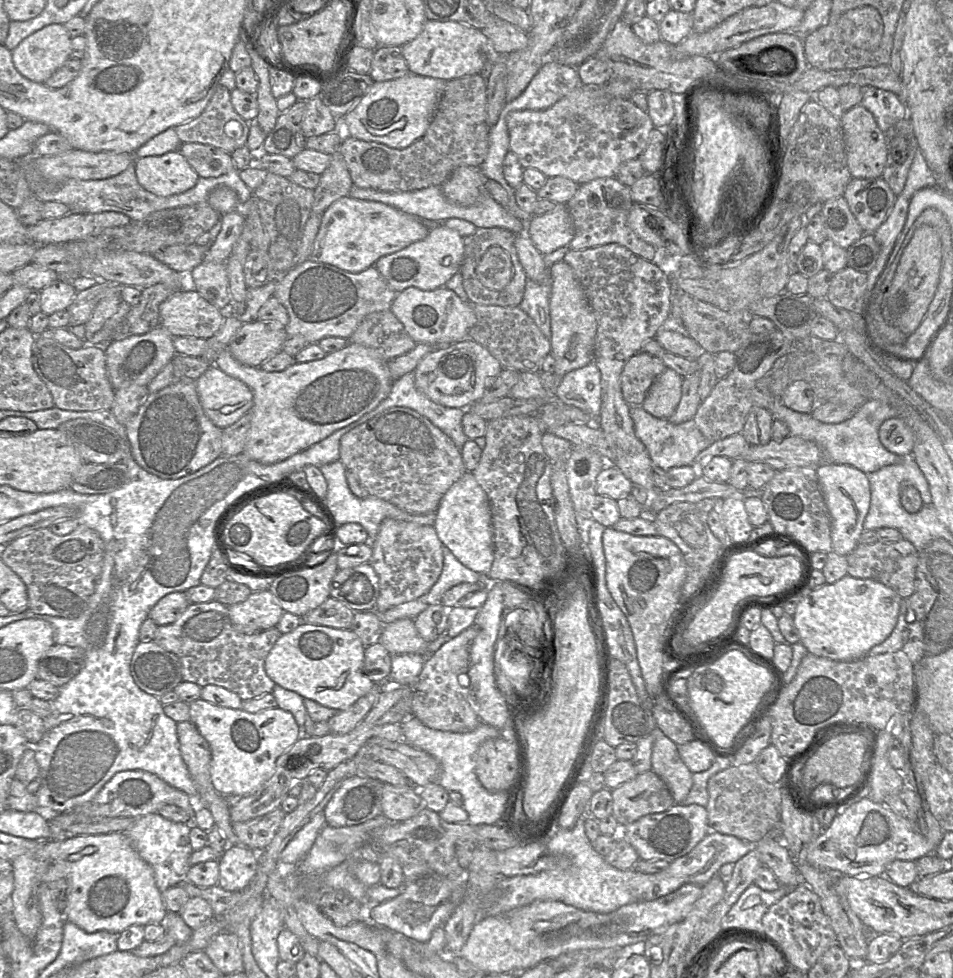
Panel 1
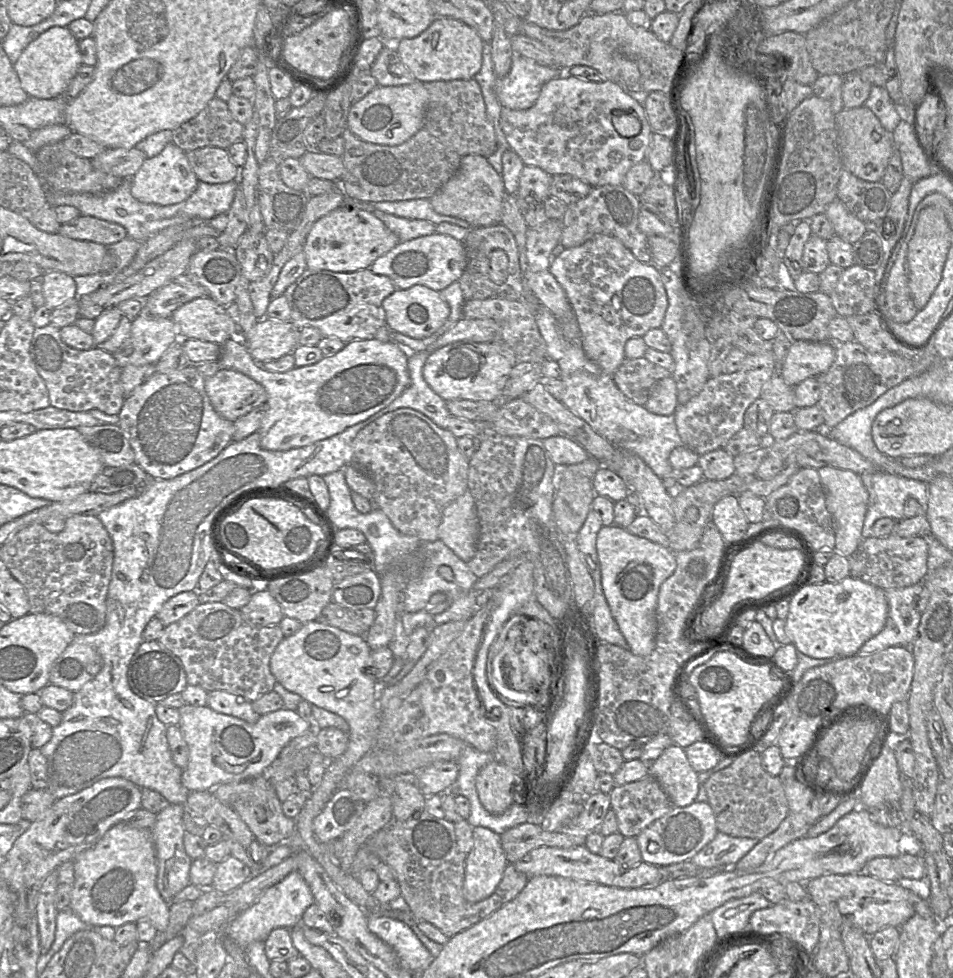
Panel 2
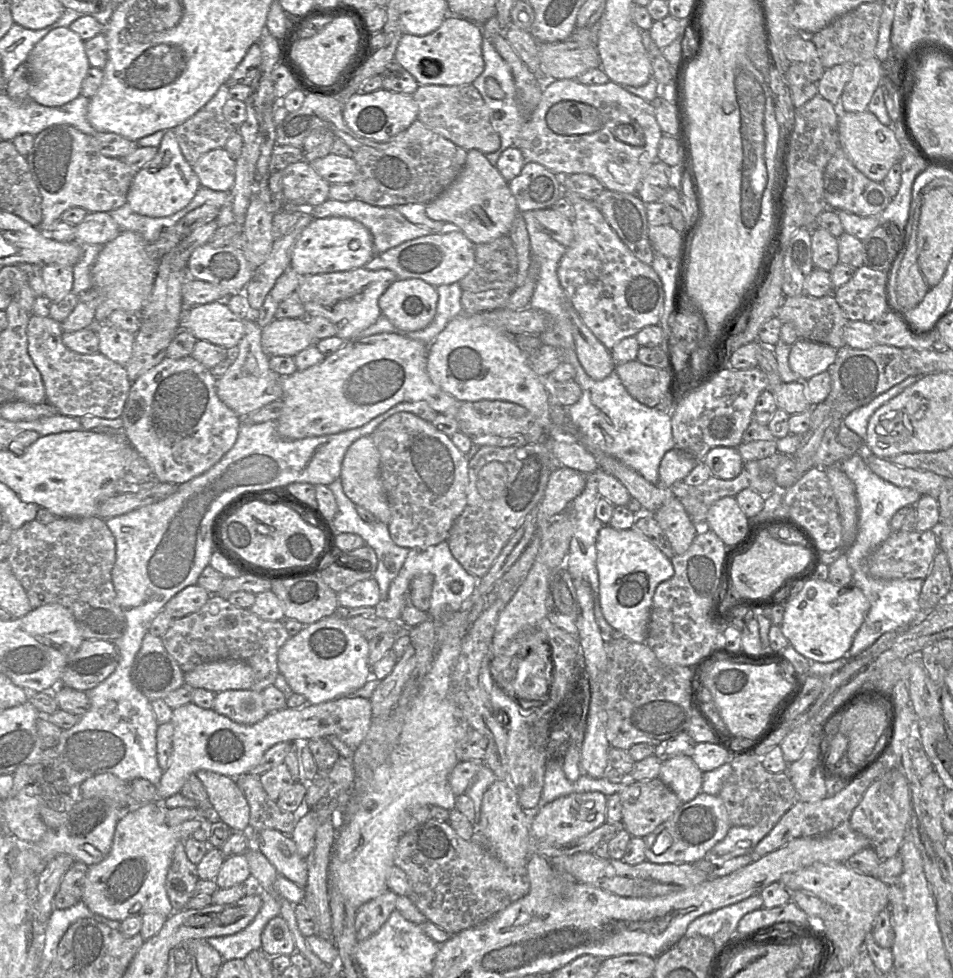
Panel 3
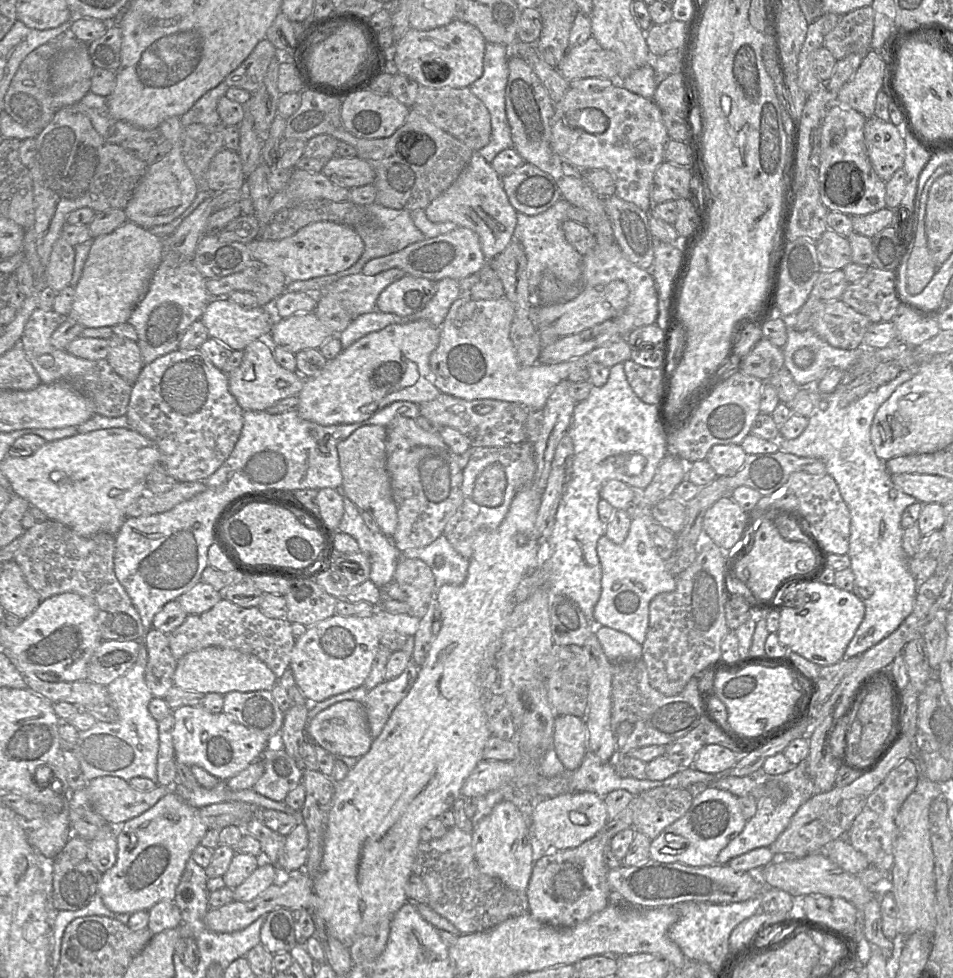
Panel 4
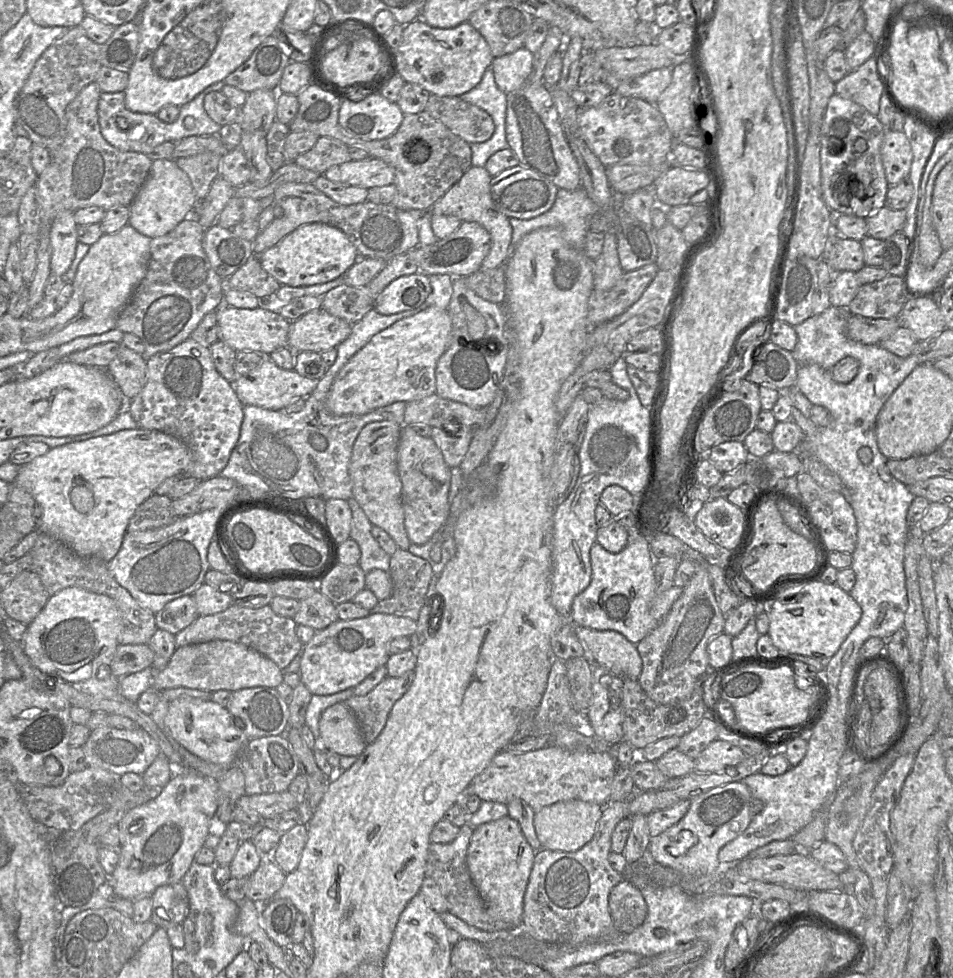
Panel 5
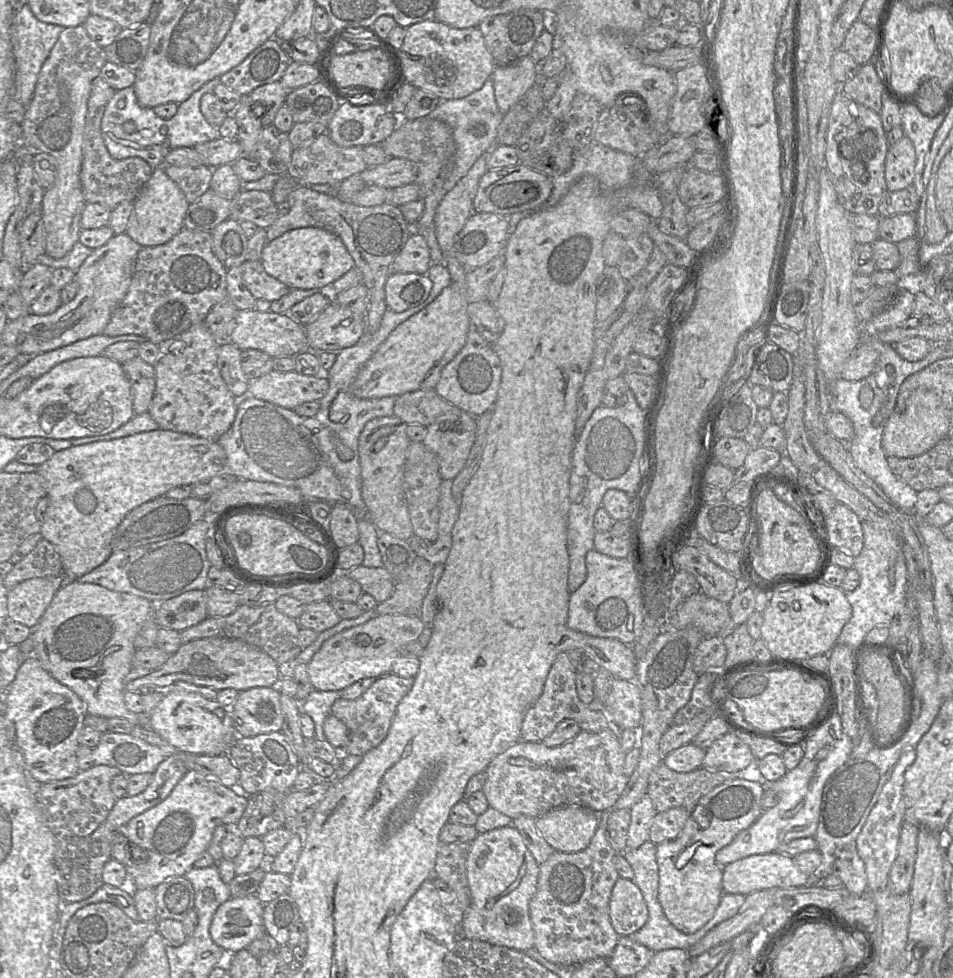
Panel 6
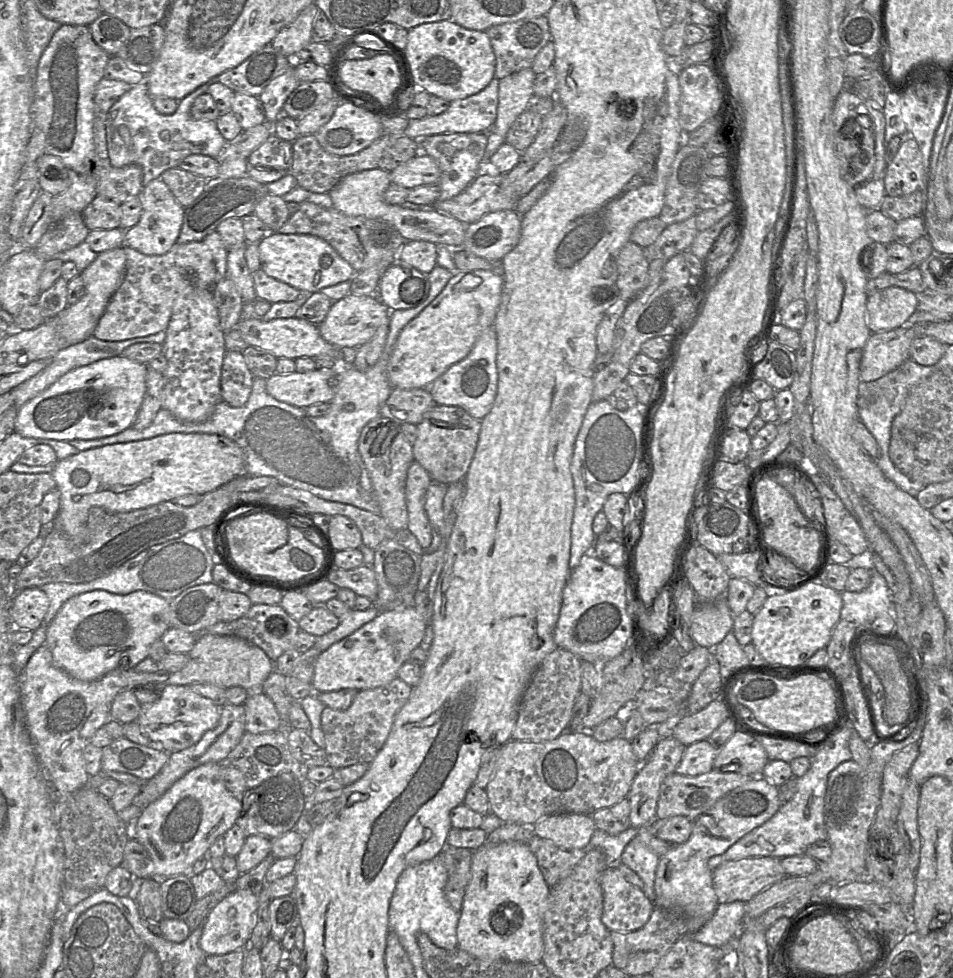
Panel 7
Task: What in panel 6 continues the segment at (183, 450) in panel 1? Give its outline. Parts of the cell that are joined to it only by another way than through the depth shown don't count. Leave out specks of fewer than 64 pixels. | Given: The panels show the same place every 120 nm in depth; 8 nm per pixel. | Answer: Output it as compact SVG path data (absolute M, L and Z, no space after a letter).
M200 322L158 346L156 387L148 413L162 430L218 441L233 424L238 403L218 368L220 341Z

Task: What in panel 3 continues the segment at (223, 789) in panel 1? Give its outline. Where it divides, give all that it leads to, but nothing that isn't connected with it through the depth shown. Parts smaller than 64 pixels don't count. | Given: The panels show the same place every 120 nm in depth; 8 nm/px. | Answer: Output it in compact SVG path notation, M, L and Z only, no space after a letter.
M340 697L320 704L306 704L301 708L290 708L270 712L261 721L245 725L239 724L230 718L221 715L213 709L204 709L193 702L173 709L171 723L173 725L172 754L168 769L163 772L157 787L157 799L166 798L180 793L181 789L191 774L199 770L207 770L221 775L236 778L246 773L259 764L265 752L281 742L302 742L315 738L326 738L334 735L351 749L356 749L366 737L373 720L372 706L370 699L363 697Z

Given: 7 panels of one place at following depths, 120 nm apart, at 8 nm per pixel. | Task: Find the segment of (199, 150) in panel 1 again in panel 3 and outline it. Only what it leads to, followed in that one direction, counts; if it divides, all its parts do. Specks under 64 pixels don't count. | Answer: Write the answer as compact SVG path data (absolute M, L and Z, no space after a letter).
M225 148L213 149L192 165L200 185L215 191L230 192L235 181L236 160Z

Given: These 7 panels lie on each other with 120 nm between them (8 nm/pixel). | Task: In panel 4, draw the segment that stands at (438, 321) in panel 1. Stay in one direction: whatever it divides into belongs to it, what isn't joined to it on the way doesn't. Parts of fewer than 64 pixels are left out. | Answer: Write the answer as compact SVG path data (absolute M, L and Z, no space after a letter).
M406 274L380 293L376 309L398 316L412 315L421 311L434 294L435 282Z

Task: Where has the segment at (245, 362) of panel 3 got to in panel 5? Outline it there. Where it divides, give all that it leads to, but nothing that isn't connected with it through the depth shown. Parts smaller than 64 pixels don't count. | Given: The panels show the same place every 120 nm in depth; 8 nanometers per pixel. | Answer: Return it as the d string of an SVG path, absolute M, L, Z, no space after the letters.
M263 355L260 365L247 375L238 376L234 390L242 405L252 405L269 410L282 410L293 401L309 396L317 386L318 380L301 376L295 370L278 367L270 355Z

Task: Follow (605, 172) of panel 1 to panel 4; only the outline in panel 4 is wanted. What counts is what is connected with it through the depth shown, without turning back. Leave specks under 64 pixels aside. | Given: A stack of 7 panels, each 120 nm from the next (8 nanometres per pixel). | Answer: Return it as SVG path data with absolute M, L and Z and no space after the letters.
M621 84L597 92L582 92L569 87L564 97L554 104L550 125L551 148L556 155L582 171L607 170L613 176L618 198L635 204L646 213L650 212L654 173L665 160L664 150L670 139L663 112L653 99L635 94Z

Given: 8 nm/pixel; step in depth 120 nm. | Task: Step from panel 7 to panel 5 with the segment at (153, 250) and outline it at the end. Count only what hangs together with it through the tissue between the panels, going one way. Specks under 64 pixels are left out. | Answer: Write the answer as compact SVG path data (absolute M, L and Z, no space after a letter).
M157 159L152 162L146 182L129 205L130 216L128 224L135 228L139 233L151 239L160 237L169 233L181 221L191 215L195 204L195 192L187 173L178 167L174 159Z

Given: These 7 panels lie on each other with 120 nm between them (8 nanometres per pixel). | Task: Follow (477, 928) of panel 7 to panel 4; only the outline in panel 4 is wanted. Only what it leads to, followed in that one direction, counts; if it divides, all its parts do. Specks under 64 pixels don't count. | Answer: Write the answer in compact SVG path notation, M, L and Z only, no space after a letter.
M503 799L473 826L475 860L484 874L499 879L511 889L525 892L533 868L532 838L531 827L522 813L512 802Z

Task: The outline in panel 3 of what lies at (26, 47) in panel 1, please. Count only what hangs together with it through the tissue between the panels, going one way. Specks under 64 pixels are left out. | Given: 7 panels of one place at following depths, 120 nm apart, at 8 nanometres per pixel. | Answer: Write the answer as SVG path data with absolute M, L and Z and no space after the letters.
M69 27L50 31L31 50L26 64L30 73L29 97L48 107L60 107L81 95L82 82L91 67L81 37Z

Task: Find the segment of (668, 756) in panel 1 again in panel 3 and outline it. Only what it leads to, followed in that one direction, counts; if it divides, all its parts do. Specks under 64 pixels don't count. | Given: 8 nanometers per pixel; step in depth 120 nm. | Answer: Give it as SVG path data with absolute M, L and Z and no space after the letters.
M678 755L663 761L658 778L677 795L682 804L702 792L703 772L689 755Z

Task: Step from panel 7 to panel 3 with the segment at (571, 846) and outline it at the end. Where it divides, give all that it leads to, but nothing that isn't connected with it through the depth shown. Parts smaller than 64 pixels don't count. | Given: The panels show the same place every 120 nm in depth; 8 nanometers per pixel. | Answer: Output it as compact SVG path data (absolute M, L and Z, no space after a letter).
M600 792L571 793L543 806L530 820L531 836L539 841L568 843L606 823L607 797Z

